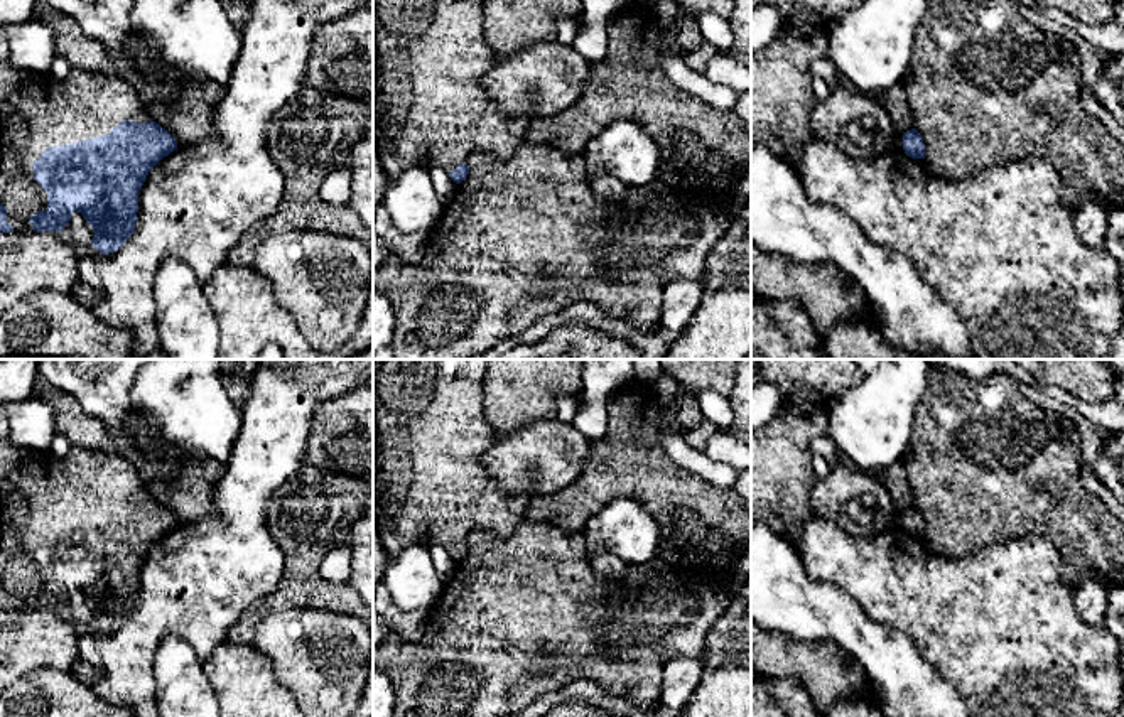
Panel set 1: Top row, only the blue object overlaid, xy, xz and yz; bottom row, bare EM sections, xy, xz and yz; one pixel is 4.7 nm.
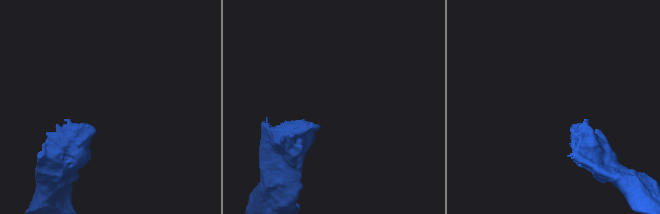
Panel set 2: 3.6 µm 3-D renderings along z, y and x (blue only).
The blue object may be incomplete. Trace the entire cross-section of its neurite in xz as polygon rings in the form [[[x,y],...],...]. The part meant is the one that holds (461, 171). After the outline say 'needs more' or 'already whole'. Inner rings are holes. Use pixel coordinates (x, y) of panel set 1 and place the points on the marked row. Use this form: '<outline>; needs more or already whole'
[[[373,0],[373,135],[388,179],[408,167],[442,167],[461,184],[471,157],[508,159],[527,142],[528,120],[503,115],[483,88],[484,74],[501,57],[483,37],[483,5],[484,0]]]; needs more

